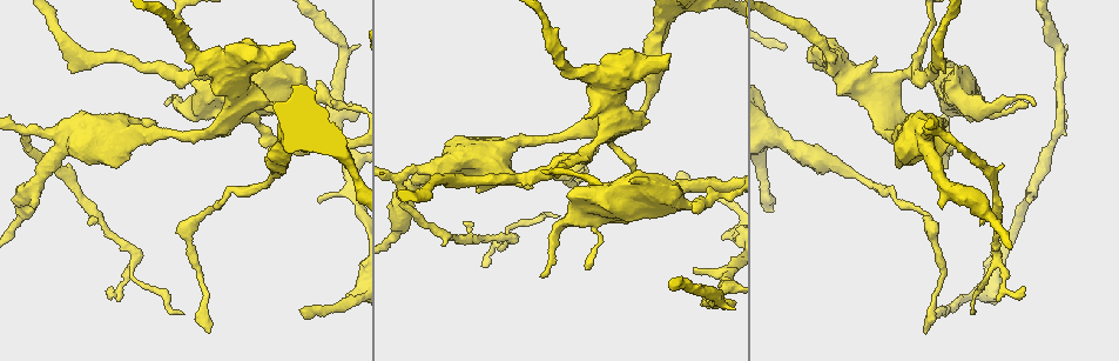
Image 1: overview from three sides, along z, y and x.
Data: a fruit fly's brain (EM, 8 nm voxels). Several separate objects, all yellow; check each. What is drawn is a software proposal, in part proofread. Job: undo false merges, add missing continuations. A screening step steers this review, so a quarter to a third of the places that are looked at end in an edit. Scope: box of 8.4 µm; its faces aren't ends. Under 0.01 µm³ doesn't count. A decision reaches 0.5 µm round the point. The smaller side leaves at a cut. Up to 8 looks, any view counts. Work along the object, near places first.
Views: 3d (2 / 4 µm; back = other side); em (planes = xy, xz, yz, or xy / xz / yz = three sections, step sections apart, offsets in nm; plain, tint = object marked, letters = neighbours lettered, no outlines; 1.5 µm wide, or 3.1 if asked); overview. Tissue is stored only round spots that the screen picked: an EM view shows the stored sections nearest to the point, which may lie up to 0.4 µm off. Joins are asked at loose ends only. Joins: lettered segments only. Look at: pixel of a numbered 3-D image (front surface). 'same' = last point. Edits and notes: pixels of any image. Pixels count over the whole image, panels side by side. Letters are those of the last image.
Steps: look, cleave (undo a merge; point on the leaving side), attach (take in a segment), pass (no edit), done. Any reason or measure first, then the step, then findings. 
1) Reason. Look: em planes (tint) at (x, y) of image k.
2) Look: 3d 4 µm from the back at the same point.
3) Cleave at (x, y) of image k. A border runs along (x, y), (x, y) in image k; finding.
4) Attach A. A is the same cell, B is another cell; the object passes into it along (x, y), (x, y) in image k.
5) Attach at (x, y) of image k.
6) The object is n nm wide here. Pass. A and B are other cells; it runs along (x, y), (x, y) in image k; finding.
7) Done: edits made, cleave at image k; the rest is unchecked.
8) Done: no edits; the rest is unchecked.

Look: 3d 2 µm at (346, 294) of image 1.

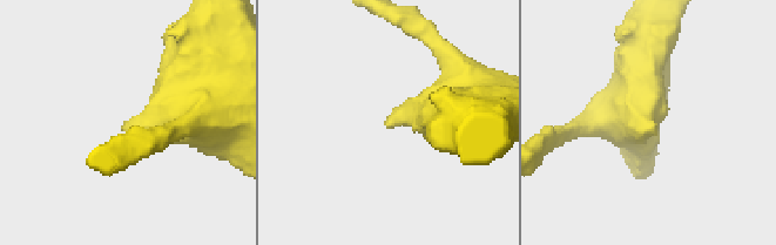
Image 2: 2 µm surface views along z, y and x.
Need the tissue. Look: em xz step 8 (letters) at (654, 132) of image 2.

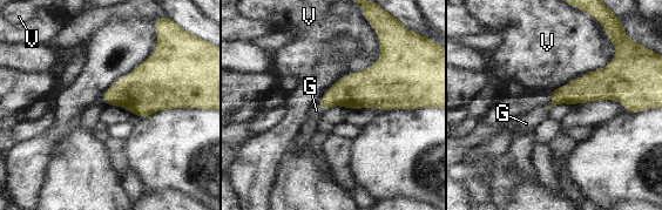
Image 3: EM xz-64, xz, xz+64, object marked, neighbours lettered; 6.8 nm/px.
Look: em planes (letters) at the same point.

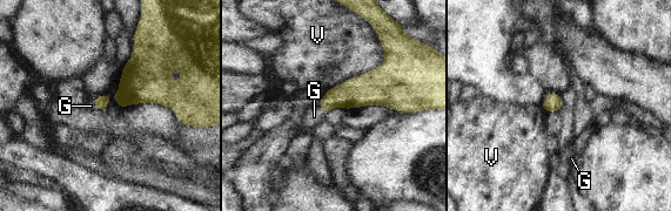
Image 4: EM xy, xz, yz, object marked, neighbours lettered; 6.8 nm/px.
Attach G. G is the same cell, V is another cell; the object passes into it along (101, 102), (94, 103), (91, 106) in image 4; the neuron continues.

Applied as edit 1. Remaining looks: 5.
See it whole again. Look: overview.

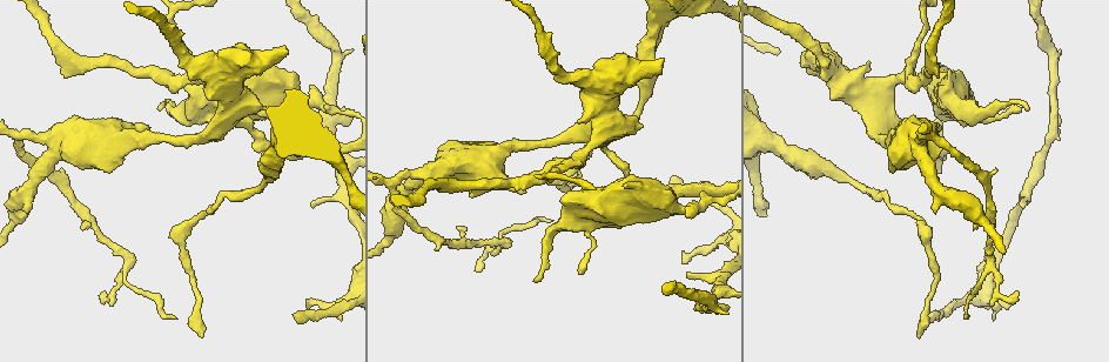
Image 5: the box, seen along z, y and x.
Free end. Look: em xz step 4 (letters) at (294, 318) of image 5.

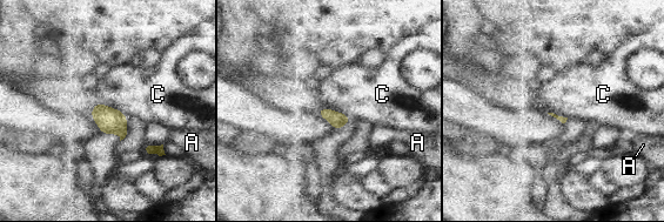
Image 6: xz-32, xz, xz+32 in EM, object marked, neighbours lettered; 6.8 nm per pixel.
Pass. A and C are other cells; a border runs along (319, 107), (343, 112), (351, 119) in image 6; no lettered segment goes on from it.

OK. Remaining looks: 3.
Long arm stops here. Look: em planes (letters) at (917, 336) of image 5.

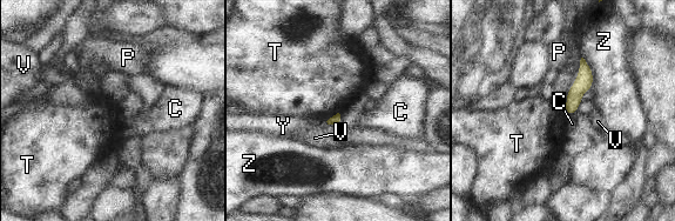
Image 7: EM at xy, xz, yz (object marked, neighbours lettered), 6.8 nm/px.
The longest contact is with Z, 240 nm. Pass. C, P, T, V, Y and Z are other cells; no lettered segment goes on from it.

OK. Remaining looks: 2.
Done: edits made, attach at image 4; the rest is unchecked.

